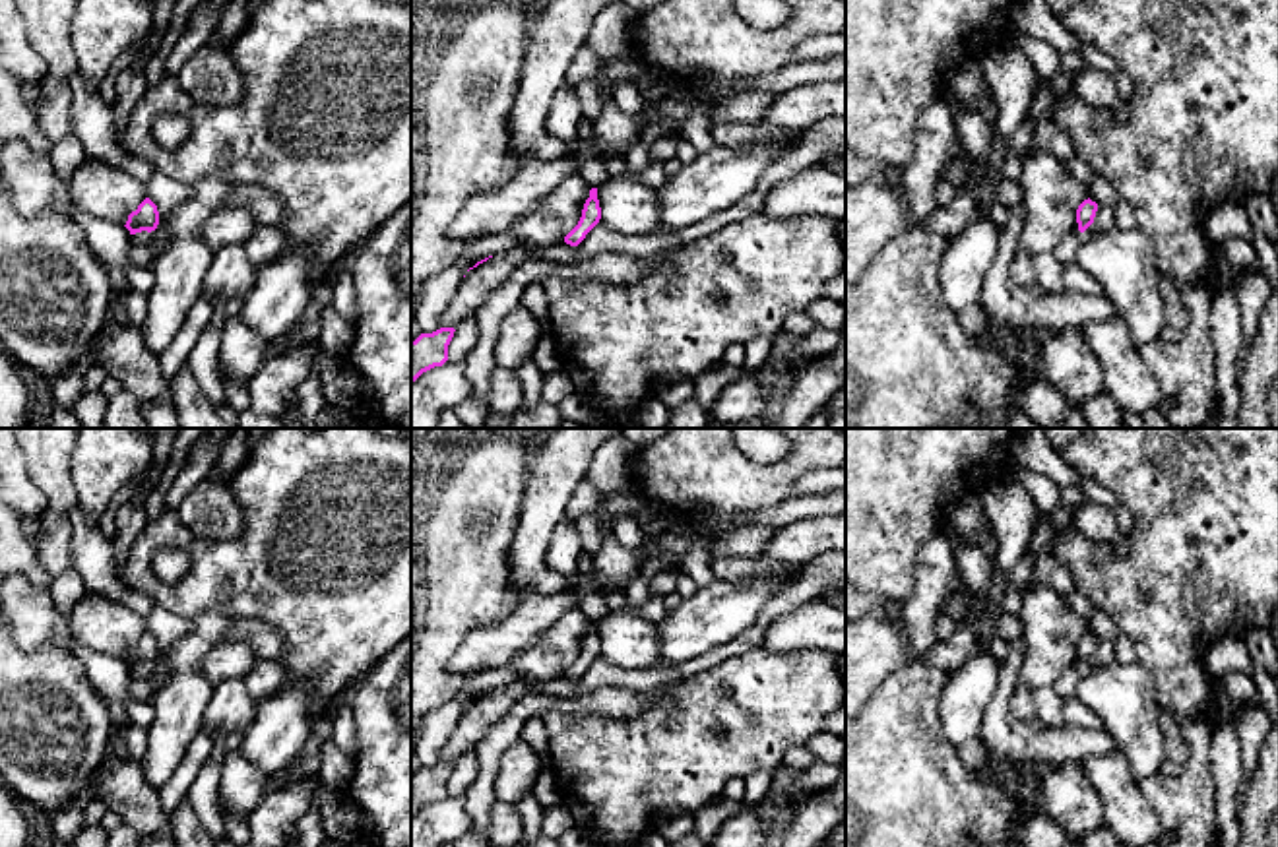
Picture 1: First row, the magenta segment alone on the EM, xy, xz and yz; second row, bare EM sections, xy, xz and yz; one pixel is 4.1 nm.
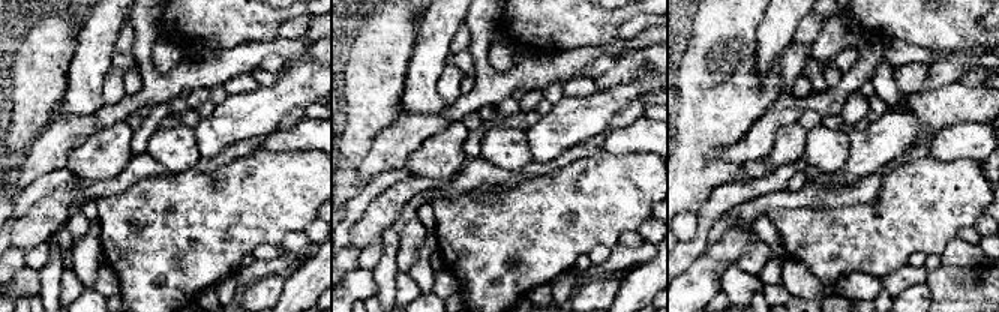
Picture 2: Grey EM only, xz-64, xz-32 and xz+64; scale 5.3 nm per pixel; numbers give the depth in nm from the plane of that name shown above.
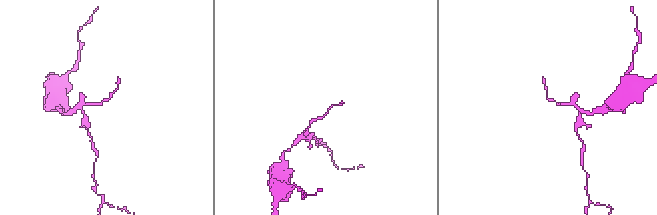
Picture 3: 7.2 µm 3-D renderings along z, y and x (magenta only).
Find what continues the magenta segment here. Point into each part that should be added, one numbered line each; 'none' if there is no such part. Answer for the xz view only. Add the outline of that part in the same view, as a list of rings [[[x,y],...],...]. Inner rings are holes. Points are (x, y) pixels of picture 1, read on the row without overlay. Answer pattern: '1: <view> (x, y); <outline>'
1: xz (557, 648); [[[578,609],[564,612],[539,634],[535,645],[512,657],[512,665],[526,680],[557,680],[578,659],[591,620]]]

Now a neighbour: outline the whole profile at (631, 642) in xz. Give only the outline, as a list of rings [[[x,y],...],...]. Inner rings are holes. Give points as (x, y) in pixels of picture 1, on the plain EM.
[[[630,611],[609,612],[597,620],[605,661],[628,671],[650,671],[659,665],[657,624]]]

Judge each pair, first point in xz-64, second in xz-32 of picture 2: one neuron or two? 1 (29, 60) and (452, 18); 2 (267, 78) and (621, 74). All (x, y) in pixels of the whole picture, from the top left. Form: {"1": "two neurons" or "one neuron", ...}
{"1": "two neurons", "2": "one neuron"}

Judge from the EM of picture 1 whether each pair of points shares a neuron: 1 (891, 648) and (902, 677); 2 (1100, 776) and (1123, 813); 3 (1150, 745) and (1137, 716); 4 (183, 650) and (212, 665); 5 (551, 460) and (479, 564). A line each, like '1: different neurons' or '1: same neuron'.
1: different neurons
2: same neuron
3: same neuron
4: different neurons
5: different neurons

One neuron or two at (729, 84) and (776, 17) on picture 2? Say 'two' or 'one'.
two

